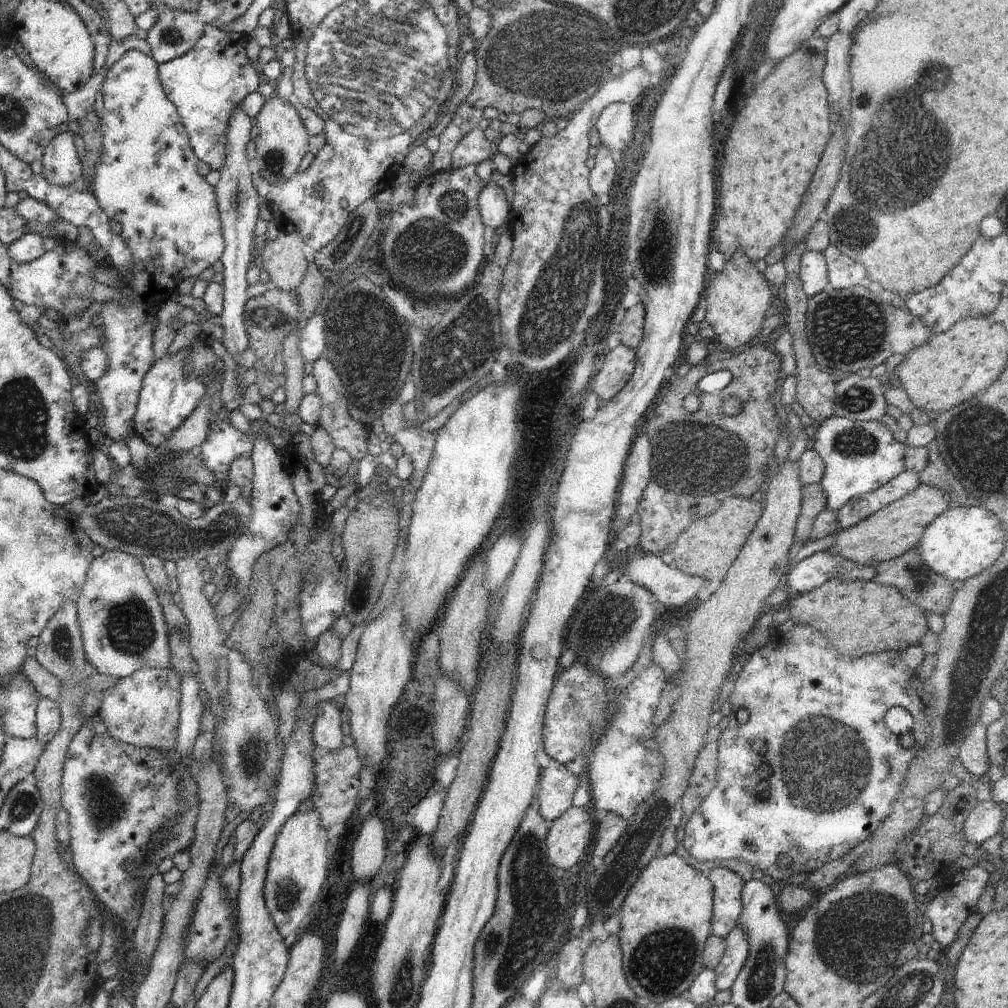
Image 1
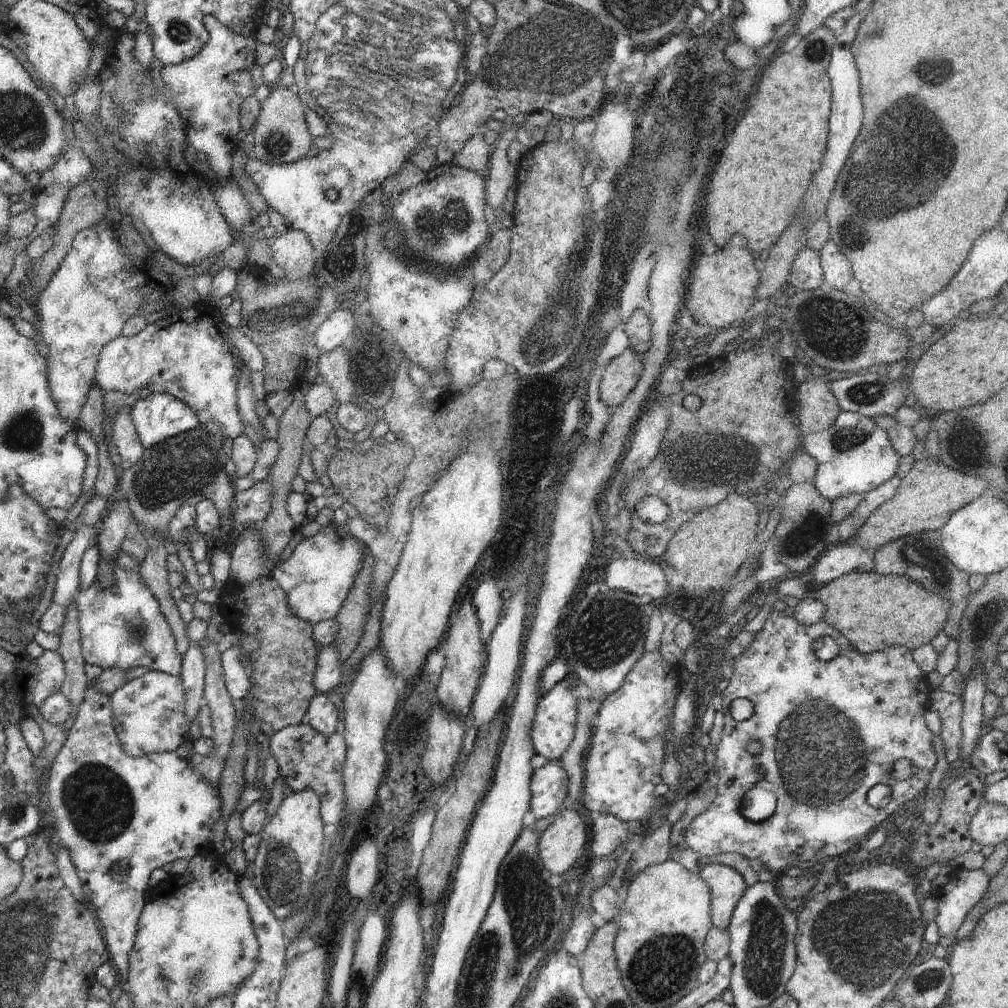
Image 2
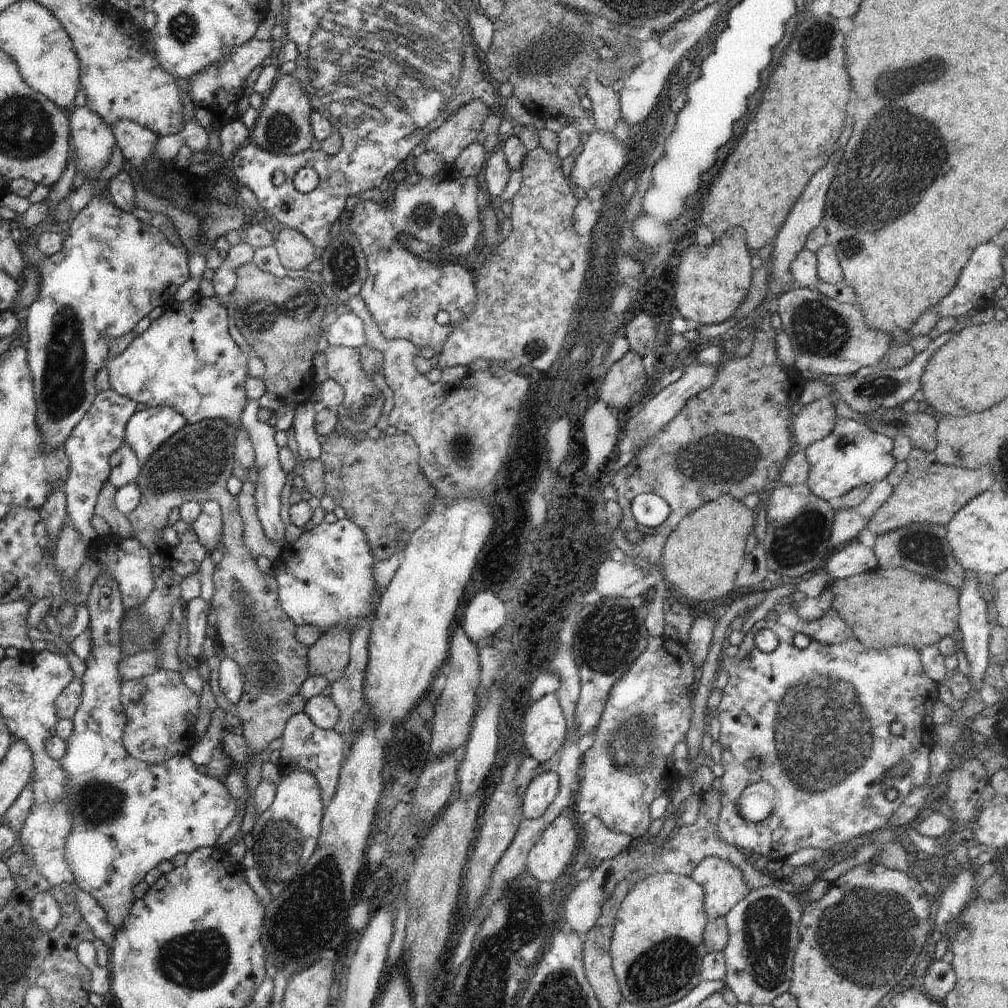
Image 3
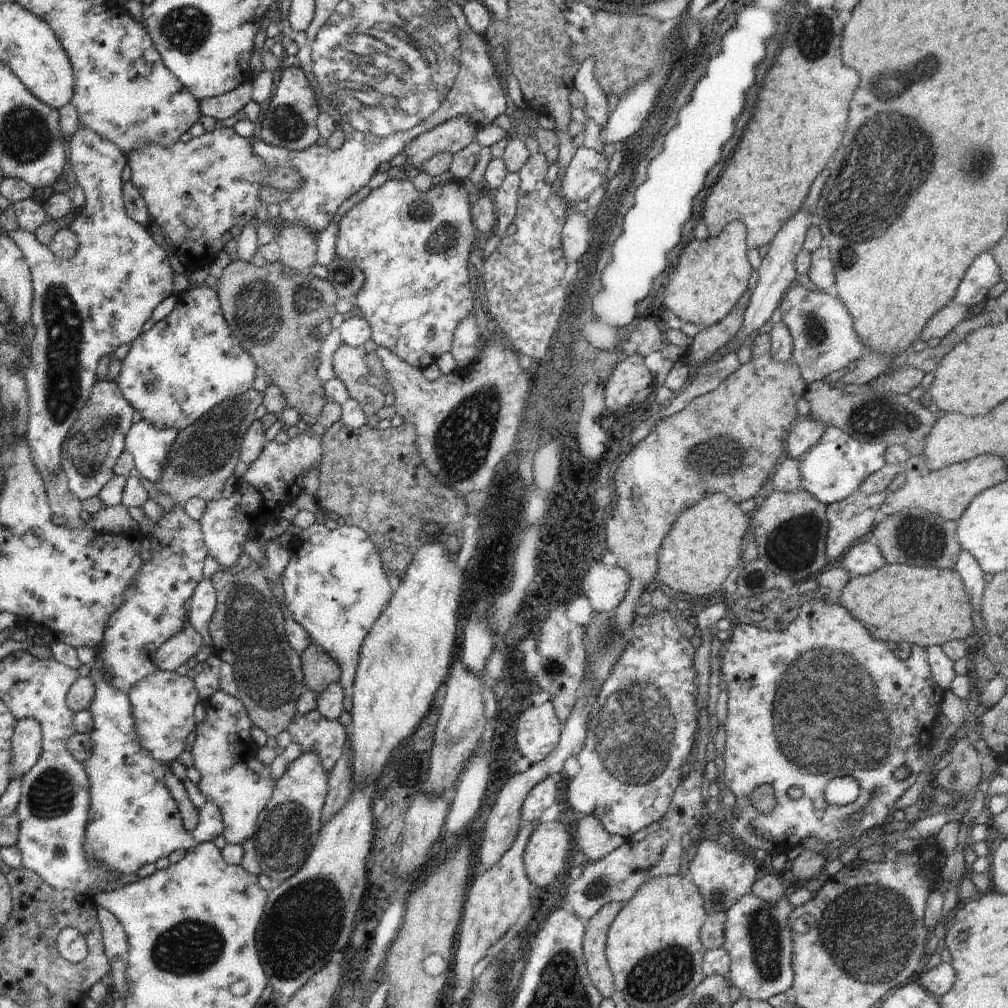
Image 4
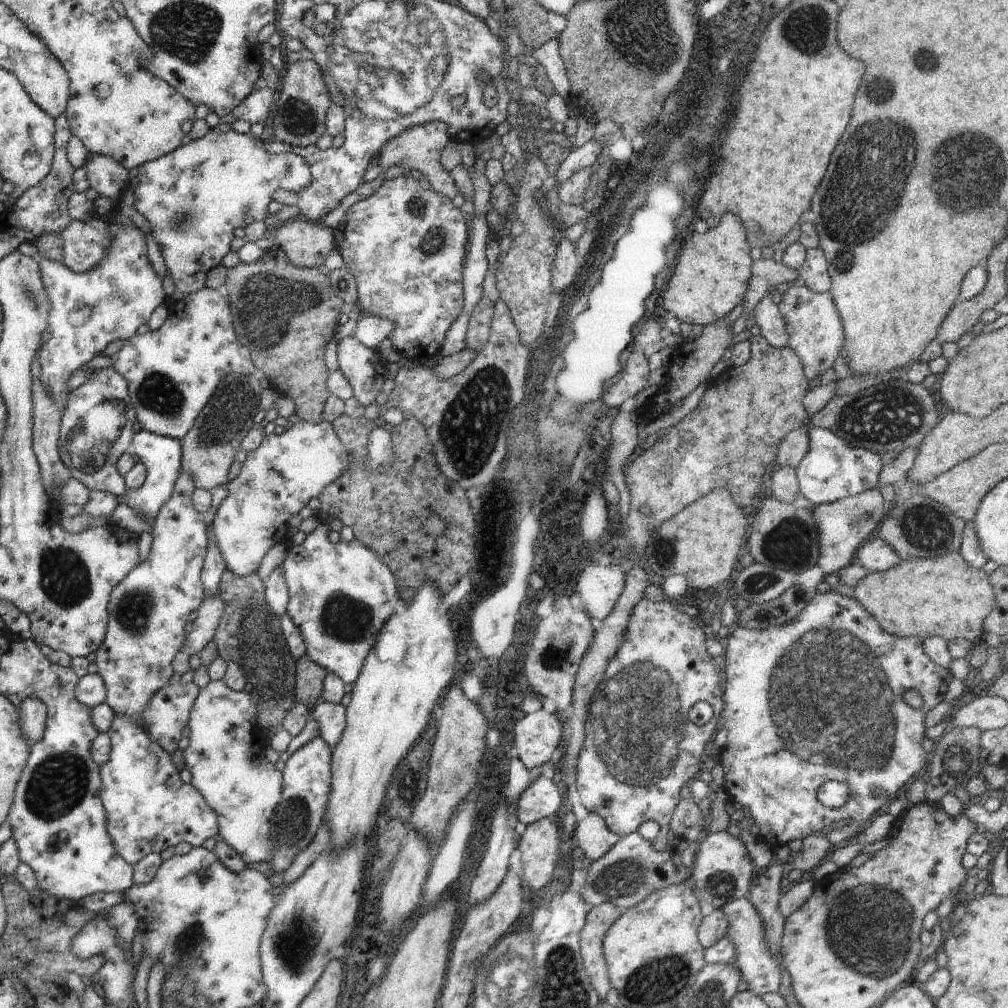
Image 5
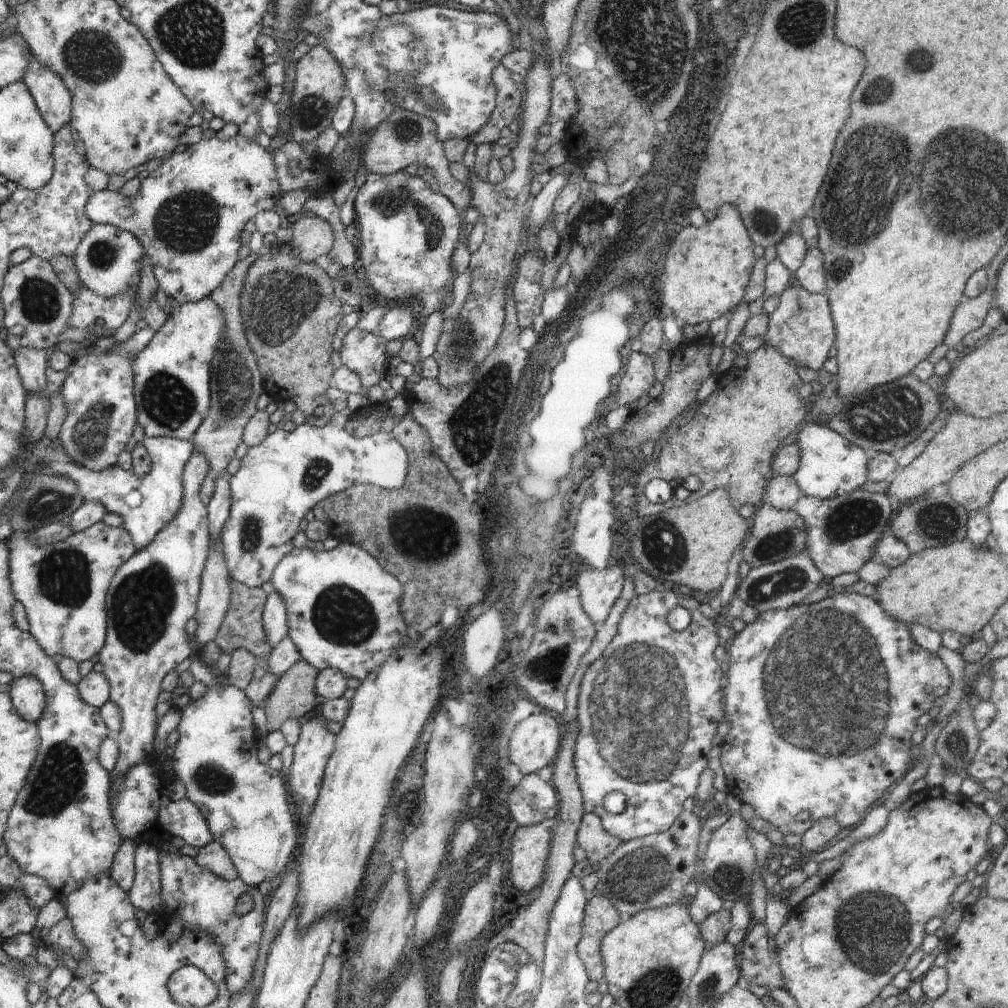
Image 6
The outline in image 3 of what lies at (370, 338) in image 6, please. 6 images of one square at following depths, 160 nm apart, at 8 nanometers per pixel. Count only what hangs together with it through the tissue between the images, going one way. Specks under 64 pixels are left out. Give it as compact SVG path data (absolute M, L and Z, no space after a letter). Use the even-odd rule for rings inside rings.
M329 346L325 350L325 359L327 360L327 372L330 379L335 380L344 391L344 400L334 412L337 414L337 420L342 423L345 432L355 438L365 437L366 432L376 426L378 418L381 416L382 408L386 397L381 390L381 384L372 382L360 366L360 353L358 349L348 347ZM371 396L374 401L372 405L365 407L365 398ZM354 413L362 413L364 420L362 422L353 419Z

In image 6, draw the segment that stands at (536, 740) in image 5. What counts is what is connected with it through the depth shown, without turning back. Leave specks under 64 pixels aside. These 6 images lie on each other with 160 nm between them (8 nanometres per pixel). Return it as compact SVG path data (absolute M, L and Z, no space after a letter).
M542 710L531 714L515 726L509 738L510 762L515 764L523 775L536 773L540 768L553 764L563 736L562 724L559 719L547 716Z

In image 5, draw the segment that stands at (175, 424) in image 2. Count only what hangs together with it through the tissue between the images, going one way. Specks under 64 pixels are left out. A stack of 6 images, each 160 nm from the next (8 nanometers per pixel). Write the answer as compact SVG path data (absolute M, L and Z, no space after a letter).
M141 430L132 437L130 452L143 462L146 469L146 480L137 489L126 488L121 497L116 497L118 504L124 504L141 515L153 528L161 506L172 498L176 481L181 473L181 441Z

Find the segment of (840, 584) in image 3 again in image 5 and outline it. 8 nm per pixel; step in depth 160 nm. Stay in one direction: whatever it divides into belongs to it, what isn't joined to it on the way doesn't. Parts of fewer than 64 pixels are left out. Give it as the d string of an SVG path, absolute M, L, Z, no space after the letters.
M959 552L936 558L911 558L888 570L868 573L855 586L853 597L891 635L920 640L940 636L946 642L982 640L987 632L984 619L996 600L989 574L984 569L973 569Z

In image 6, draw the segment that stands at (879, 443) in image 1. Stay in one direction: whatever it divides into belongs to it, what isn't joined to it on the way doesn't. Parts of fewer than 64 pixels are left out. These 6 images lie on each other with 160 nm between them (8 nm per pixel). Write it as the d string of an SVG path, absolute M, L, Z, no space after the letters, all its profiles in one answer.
M815 422L808 423L798 432L795 443L801 455L800 466L794 477L804 496L829 499L860 489L860 486L868 482L869 456L862 448L830 427L818 426Z

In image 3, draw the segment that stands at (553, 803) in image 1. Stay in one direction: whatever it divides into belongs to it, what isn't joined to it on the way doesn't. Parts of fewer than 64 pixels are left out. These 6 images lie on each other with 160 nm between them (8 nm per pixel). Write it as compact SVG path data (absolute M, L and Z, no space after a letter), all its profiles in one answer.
M548 771L532 779L522 796L524 819L540 818L550 806L559 791L559 776Z

